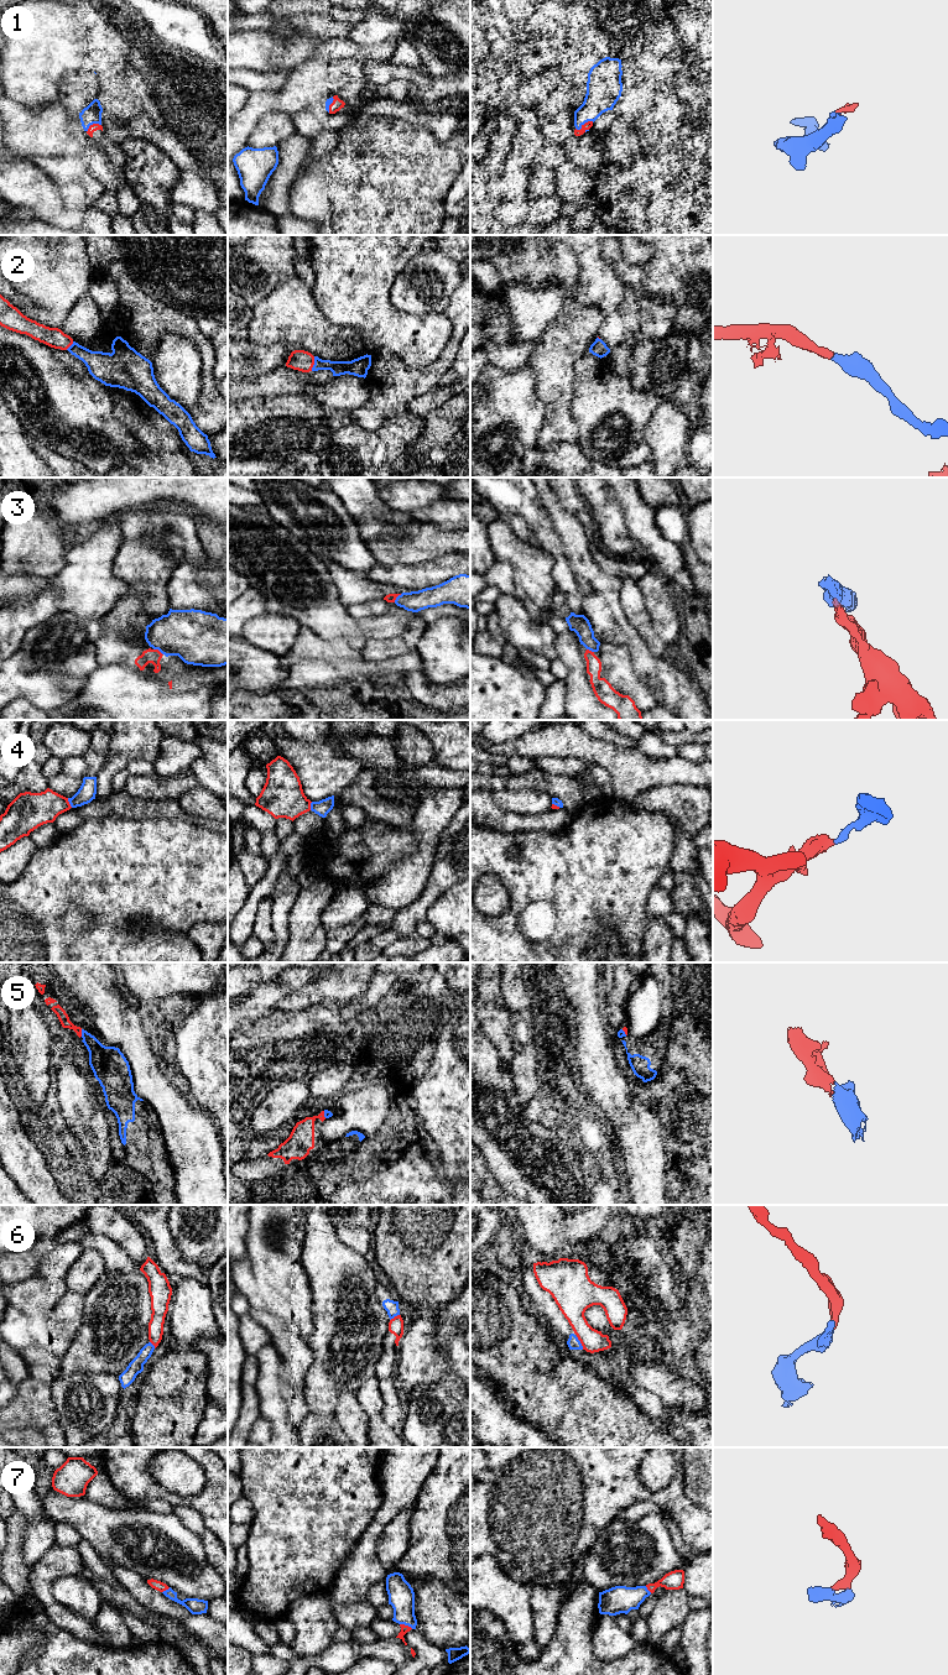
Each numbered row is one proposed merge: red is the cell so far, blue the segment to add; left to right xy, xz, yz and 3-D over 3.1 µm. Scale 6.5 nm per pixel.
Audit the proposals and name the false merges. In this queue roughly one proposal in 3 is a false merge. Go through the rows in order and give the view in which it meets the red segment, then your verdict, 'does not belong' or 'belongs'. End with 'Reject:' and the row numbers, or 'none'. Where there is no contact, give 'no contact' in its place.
1: contact in yz; belongs
2: contact in xz; belongs
3: contact in xy; does not belong
4: contact in xy; belongs
5: contact in xy; belongs
6: contact in yz; does not belong
7: contact in xz; belongs
Reject: 3, 6

